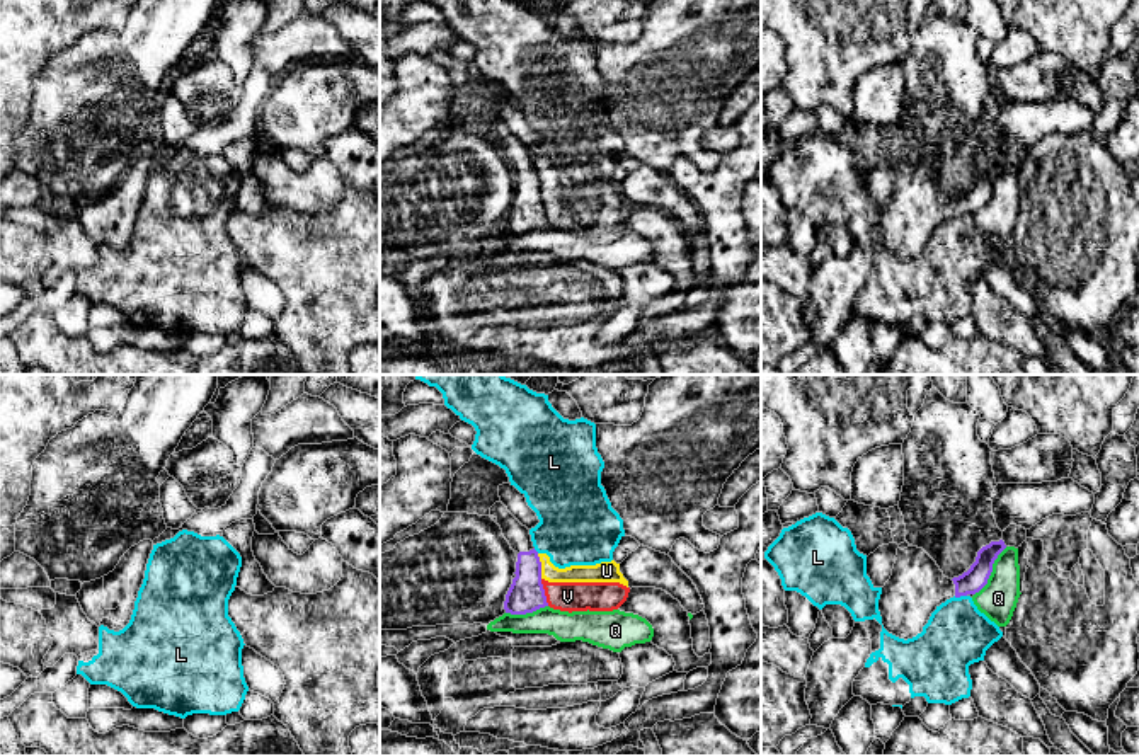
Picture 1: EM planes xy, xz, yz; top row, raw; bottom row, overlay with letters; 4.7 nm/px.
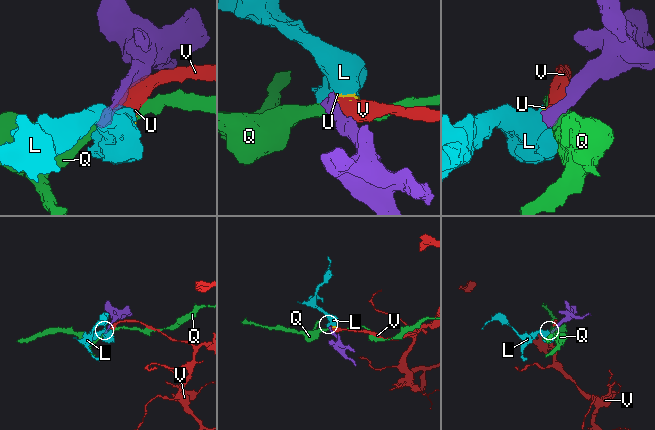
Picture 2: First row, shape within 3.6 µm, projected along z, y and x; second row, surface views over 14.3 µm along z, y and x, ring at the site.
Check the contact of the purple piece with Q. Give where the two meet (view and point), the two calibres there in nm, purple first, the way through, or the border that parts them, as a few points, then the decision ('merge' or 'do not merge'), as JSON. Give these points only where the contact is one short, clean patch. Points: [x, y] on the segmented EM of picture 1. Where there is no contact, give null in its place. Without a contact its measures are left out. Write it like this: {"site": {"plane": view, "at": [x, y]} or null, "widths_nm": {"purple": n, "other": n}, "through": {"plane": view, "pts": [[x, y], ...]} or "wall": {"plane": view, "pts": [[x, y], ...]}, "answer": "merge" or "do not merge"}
{"site": {"plane": "yz", "at": [991, 571]}, "widths_nm": {"purple": 110, "other": 180}, "answer": "do not merge"}

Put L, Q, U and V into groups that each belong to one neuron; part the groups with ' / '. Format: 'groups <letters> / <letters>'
groups L U V / Q

